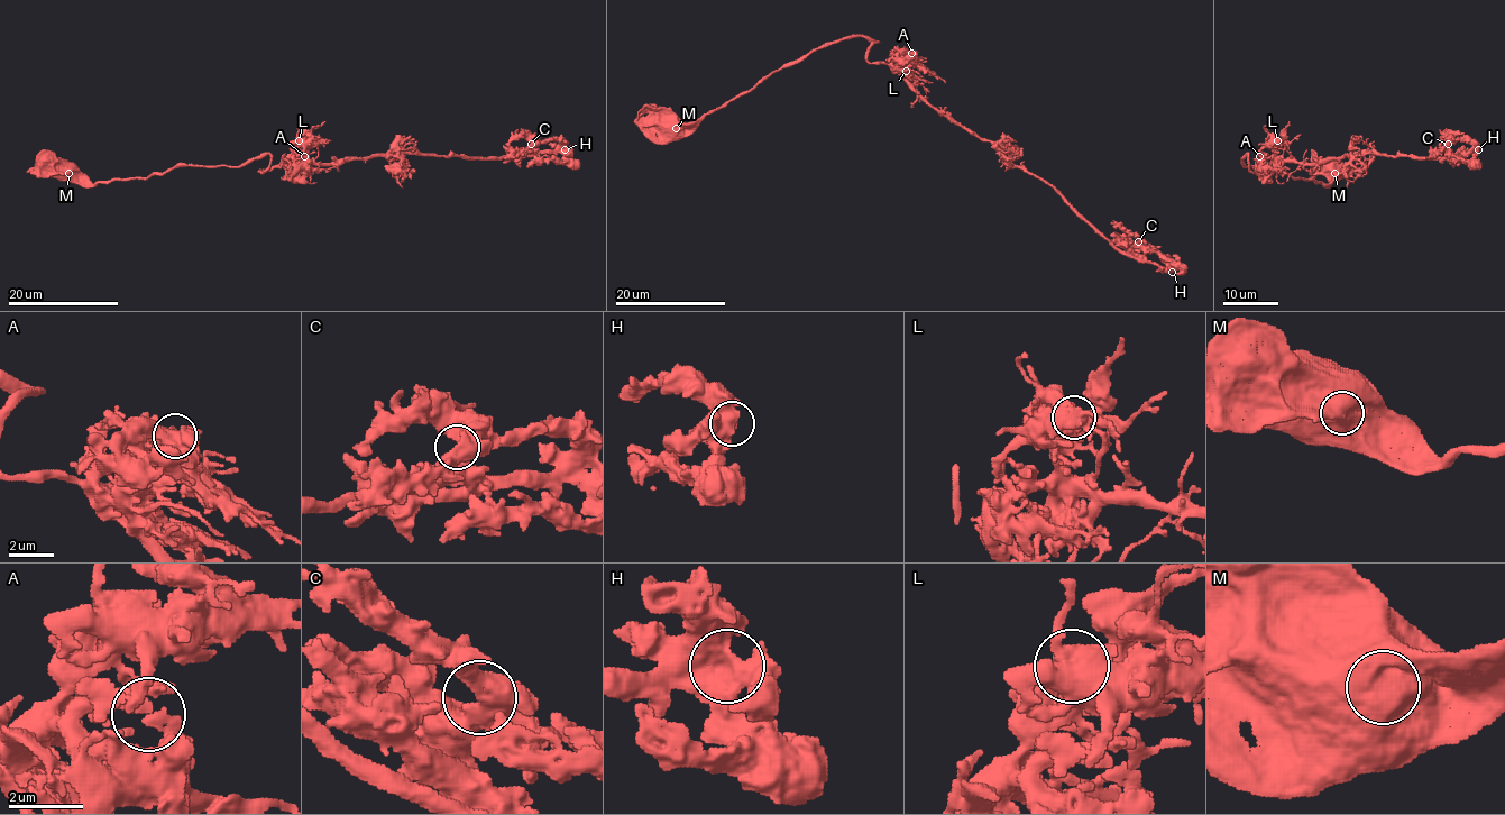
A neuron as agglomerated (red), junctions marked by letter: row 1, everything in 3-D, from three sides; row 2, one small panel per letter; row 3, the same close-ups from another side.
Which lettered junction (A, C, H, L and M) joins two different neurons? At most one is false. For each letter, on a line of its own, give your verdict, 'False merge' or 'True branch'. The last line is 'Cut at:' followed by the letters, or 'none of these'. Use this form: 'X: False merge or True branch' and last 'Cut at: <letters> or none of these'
A: True branch
C: True branch
H: True branch
L: True branch
M: True branch
Cut at: none of these

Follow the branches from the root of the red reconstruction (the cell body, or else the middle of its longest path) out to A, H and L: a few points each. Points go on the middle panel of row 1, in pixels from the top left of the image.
A: (667, 127), (689, 131), (774, 72), (843, 39), (875, 40), (870, 63), (896, 64), (911, 53)
H: (667, 127), (689, 131), (814, 49), (868, 36), (870, 63), (1045, 180), (1120, 250), (1172, 272)
L: (667, 127), (689, 131), (774, 72), (852, 36), (877, 42), (869, 48), (870, 63), (887, 63), (906, 71)

